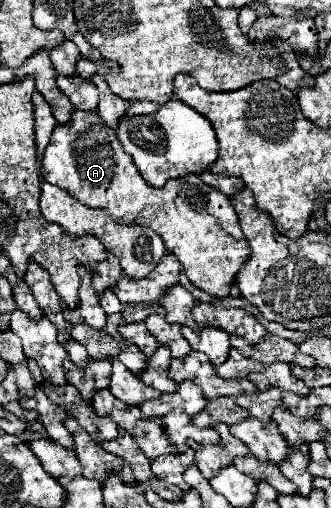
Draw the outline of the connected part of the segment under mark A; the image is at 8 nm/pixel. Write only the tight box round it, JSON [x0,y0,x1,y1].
[42,111,248,297]

